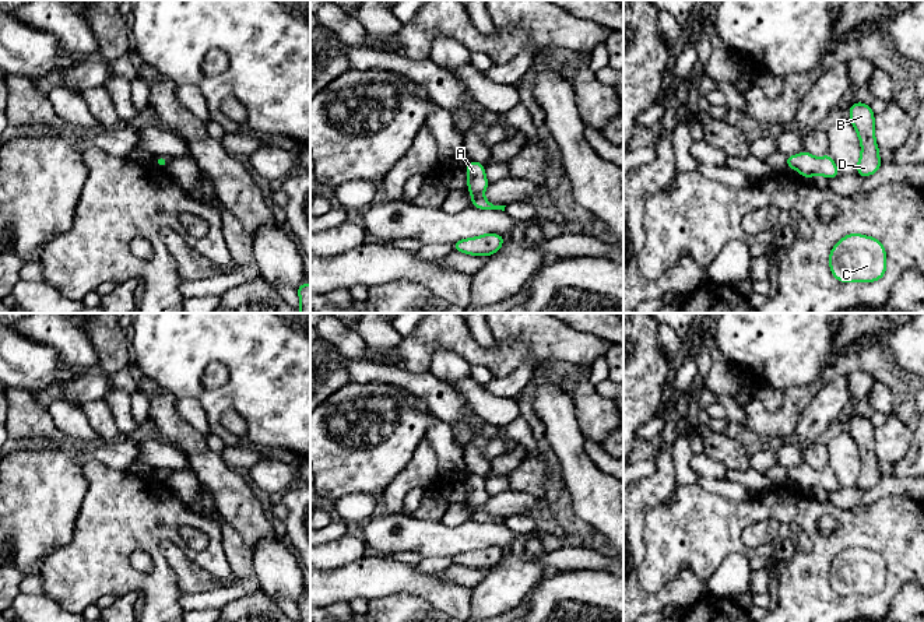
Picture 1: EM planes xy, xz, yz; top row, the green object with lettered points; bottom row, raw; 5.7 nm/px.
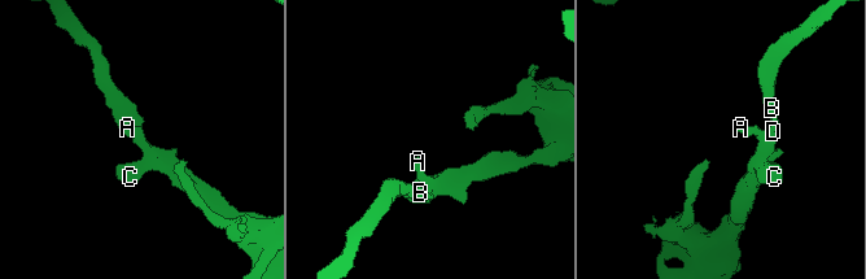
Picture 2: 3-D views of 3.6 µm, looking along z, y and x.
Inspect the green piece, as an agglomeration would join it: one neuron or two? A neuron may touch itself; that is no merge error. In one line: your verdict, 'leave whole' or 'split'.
leave whole

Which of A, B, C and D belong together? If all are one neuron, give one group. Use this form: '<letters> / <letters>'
A B C D

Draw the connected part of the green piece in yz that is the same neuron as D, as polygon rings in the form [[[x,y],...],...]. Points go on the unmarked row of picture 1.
[[[862,415],[851,417],[849,424],[849,433],[856,440],[857,450],[861,453],[861,470],[857,475],[856,486],[867,491],[878,485],[882,478],[875,454],[875,428],[871,424],[871,418]]]

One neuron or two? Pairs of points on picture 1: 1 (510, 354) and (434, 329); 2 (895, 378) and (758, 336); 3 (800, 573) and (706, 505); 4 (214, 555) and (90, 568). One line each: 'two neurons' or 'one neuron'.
1: one neuron
2: two neurons
3: one neuron
4: one neuron

